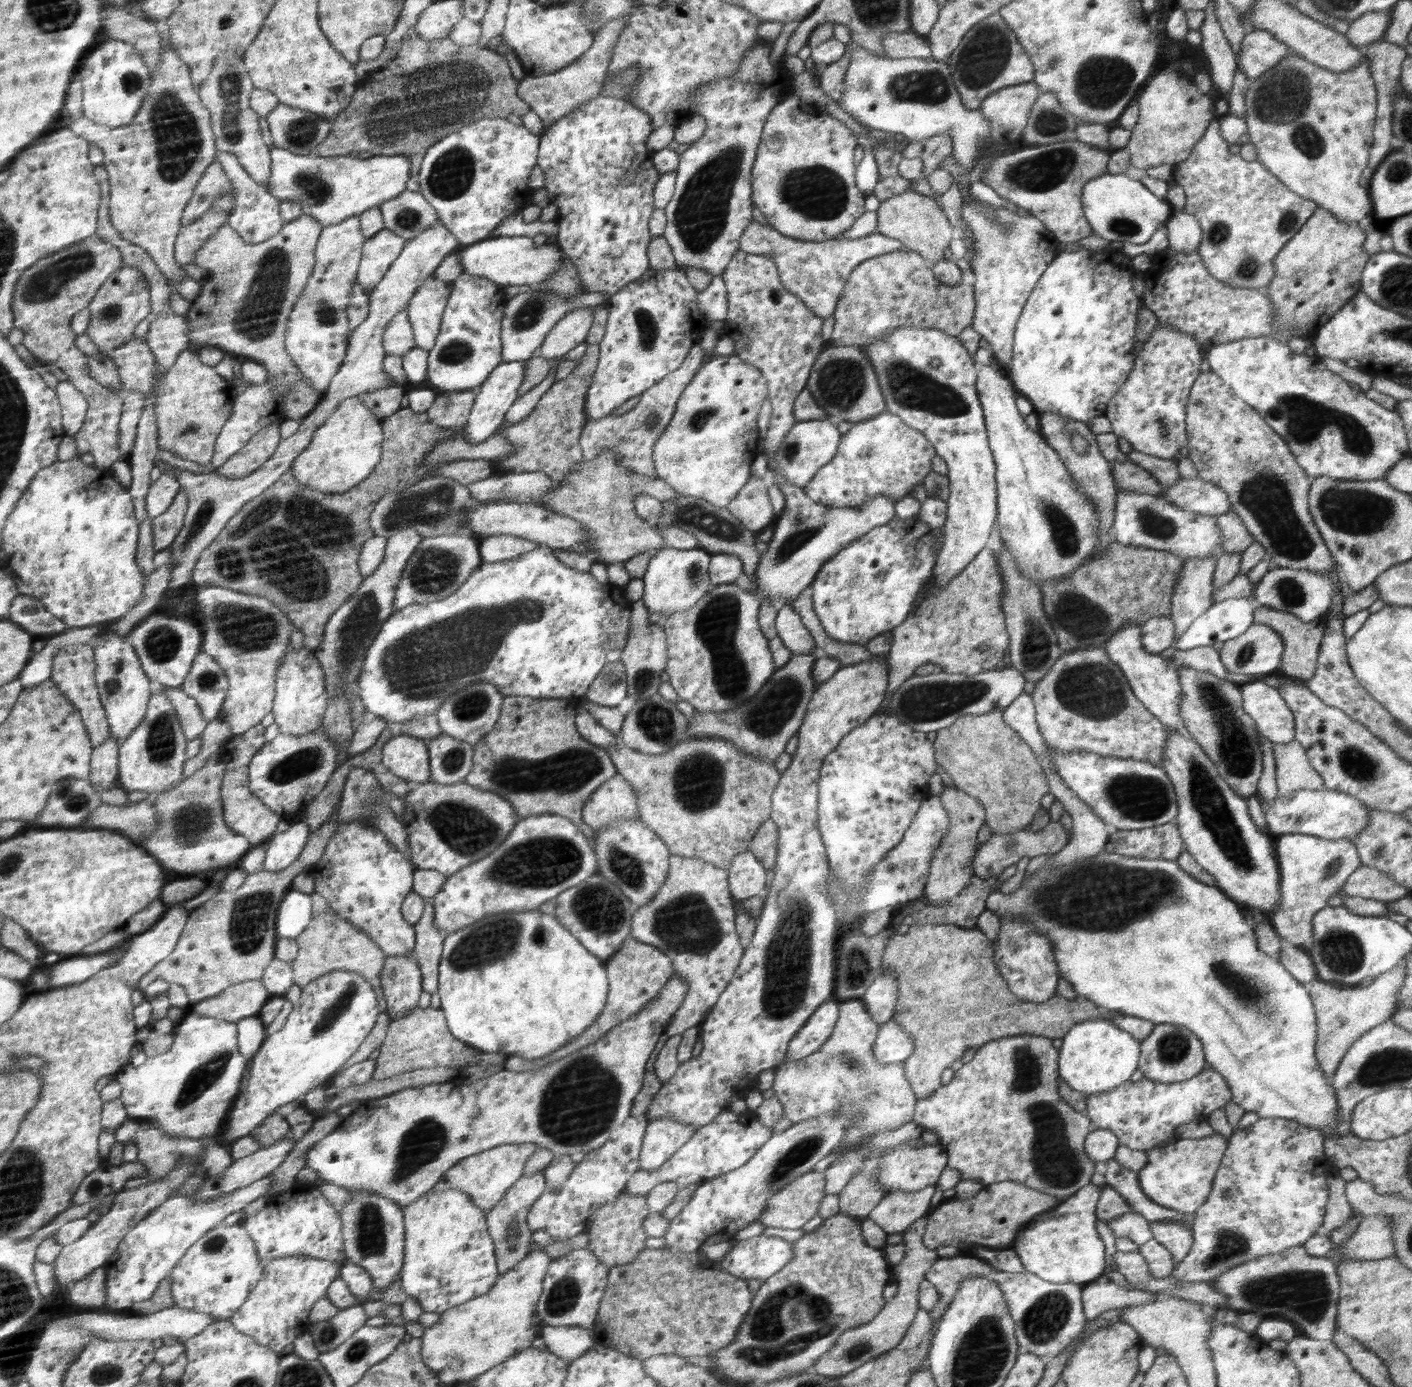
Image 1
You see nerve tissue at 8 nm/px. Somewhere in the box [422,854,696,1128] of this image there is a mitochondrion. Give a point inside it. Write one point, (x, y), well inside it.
(491, 943)

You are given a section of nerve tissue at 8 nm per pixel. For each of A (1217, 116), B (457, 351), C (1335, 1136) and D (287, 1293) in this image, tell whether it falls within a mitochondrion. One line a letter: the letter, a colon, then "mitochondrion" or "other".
A: other
B: mitochondrion
C: other
D: other

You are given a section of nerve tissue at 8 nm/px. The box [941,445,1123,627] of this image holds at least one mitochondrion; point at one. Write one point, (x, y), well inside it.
(1065, 534)

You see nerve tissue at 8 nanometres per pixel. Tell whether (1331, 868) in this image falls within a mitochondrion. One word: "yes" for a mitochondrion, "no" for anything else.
yes

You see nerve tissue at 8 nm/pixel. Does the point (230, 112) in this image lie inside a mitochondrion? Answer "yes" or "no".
yes

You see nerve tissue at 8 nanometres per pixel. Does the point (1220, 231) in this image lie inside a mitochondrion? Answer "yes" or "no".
yes

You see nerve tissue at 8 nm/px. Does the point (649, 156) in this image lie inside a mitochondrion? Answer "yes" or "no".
no

